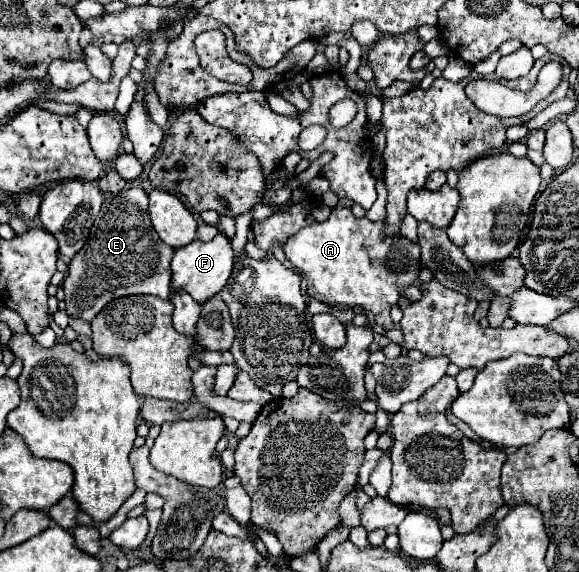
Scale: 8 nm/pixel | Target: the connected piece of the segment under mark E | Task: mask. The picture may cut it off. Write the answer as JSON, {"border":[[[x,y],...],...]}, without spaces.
{"border":[[[129,188],[117,192],[117,196],[105,196],[89,240],[71,260],[69,276],[63,282],[65,312],[69,318],[91,322],[105,304],[121,296],[153,294],[167,298],[171,292],[171,258],[173,248],[161,244],[153,230],[147,210],[147,194],[141,188]]]}

